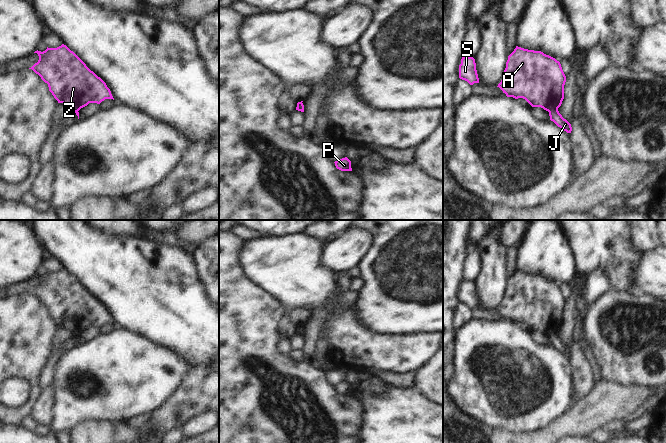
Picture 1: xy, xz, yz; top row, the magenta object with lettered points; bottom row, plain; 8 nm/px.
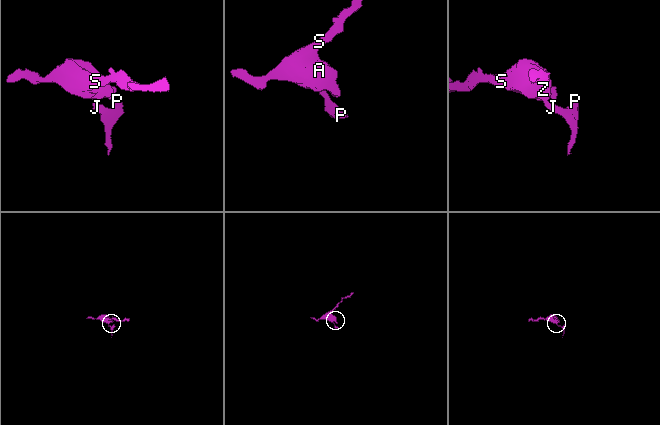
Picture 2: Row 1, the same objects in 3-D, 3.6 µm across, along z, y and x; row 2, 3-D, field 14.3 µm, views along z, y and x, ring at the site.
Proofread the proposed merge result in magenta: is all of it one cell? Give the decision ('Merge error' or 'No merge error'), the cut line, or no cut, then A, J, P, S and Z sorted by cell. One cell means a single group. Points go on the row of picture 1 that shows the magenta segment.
Merge error. Split along yz (557, 108), (548, 111). Groups: A S Z / J P

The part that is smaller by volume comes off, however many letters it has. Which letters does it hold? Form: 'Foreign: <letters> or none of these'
Foreign: J, P

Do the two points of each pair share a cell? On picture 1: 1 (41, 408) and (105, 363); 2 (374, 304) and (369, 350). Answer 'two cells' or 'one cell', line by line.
1: two cells
2: two cells

